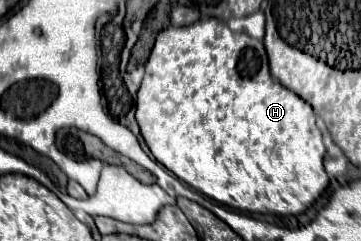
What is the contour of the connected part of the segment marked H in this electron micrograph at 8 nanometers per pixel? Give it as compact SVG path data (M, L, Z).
M201 19L201 21L197 21L193 25L187 25L187 27L167 27L157 35L155 47L149 55L147 65L145 65L145 77L143 77L143 83L139 87L135 107L137 107L135 115L137 115L137 123L141 127L141 135L147 143L147 147L151 149L153 157L159 163L163 163L169 171L173 171L181 181L185 181L187 185L191 185L199 193L211 197L213 201L217 201L225 207L231 207L231 209L237 209L237 211L247 211L247 213L299 215L305 209L309 209L319 199L319 195L325 191L325 187L329 185L329 175L327 175L325 165L323 165L325 145L323 145L321 131L319 131L317 121L315 121L313 107L307 101L303 101L299 95L295 95L293 91L279 85L271 77L265 47L259 39L253 39L243 31L235 33L227 27L227 23L223 23L219 19Z

